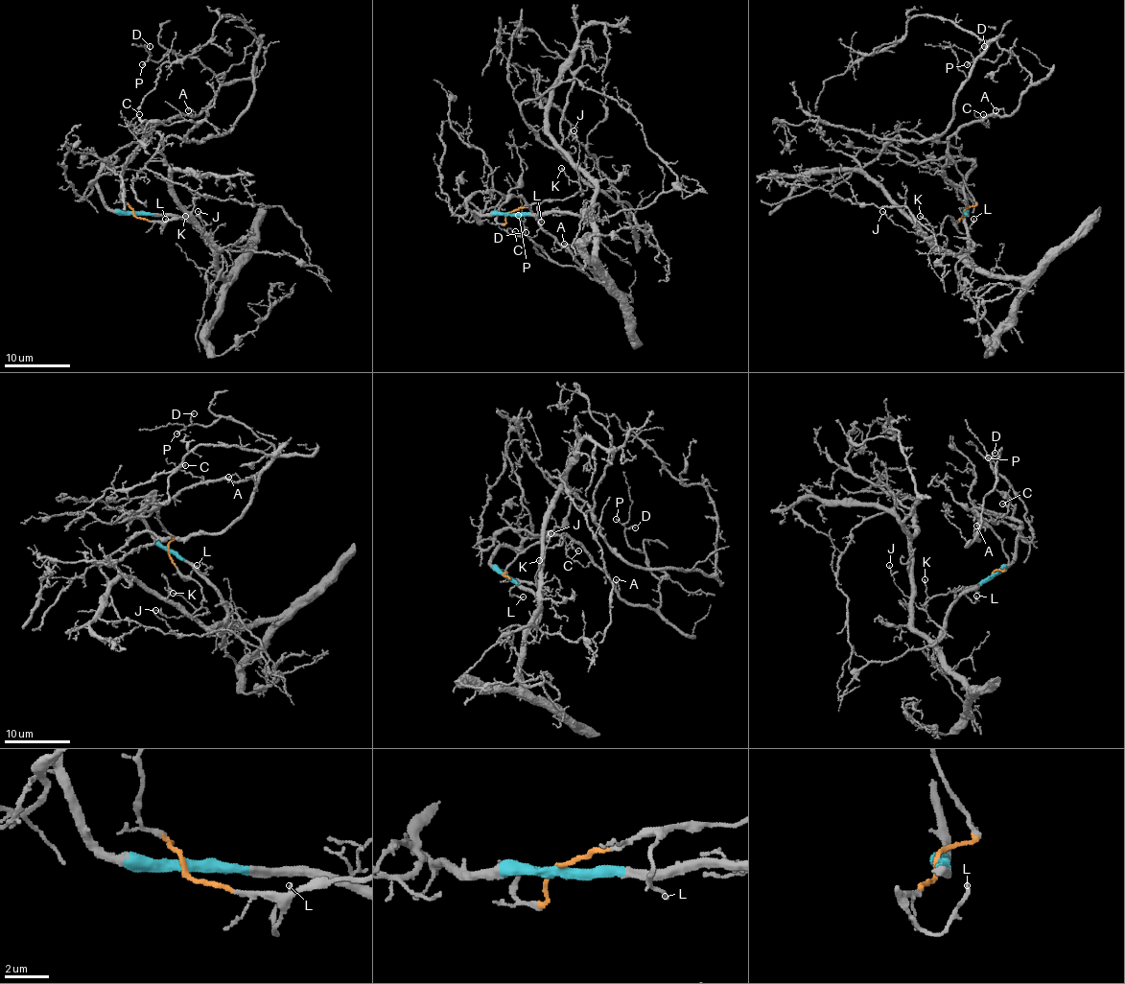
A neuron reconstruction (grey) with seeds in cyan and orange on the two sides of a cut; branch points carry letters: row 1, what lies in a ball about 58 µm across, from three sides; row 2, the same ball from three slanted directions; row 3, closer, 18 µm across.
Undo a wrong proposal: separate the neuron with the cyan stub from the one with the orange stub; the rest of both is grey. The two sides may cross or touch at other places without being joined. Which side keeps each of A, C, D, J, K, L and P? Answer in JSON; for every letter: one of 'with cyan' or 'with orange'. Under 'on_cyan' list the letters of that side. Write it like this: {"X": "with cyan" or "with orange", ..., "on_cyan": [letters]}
{"A": "with orange", "C": "with orange", "D": "with orange", "J": "with orange", "K": "with orange", "L": "with orange", "P": "with orange", "on_cyan": []}

